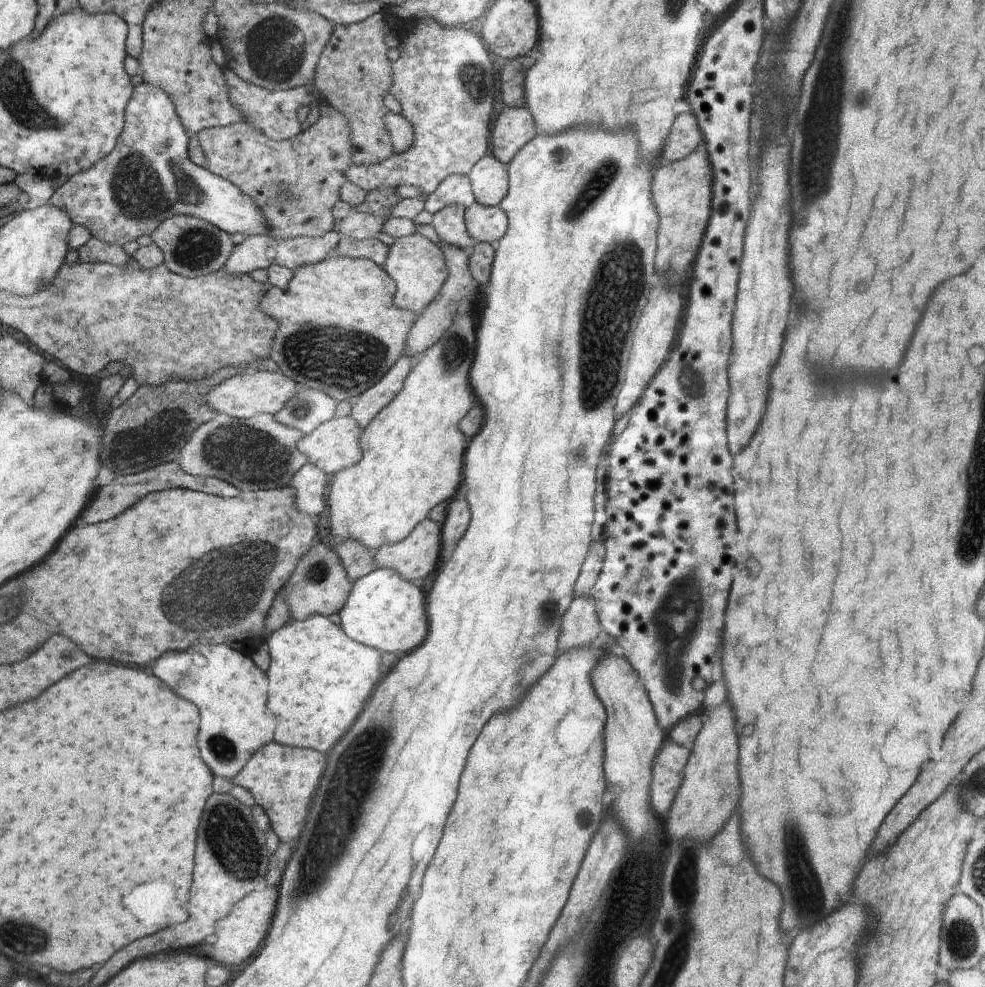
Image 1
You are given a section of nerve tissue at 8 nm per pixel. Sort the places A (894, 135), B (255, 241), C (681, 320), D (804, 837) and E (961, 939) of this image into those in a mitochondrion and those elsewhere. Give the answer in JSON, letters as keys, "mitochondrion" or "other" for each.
{"A":"other","B":"other","C":"other","D":"mitochondrion","E":"mitochondrion"}

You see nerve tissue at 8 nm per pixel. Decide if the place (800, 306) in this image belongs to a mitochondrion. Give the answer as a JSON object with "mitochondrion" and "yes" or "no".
{"mitochondrion":"no"}

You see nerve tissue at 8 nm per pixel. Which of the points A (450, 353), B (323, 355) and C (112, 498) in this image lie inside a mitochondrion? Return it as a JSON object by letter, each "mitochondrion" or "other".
{"A":"mitochondrion","B":"mitochondrion","C":"mitochondrion"}

